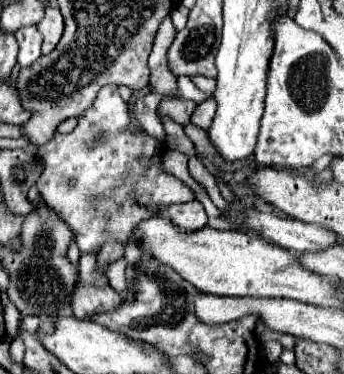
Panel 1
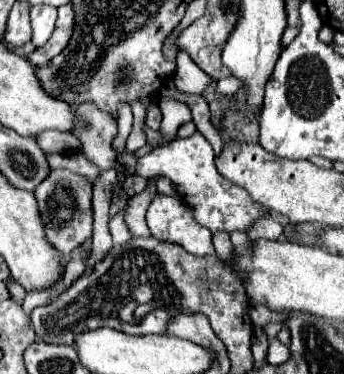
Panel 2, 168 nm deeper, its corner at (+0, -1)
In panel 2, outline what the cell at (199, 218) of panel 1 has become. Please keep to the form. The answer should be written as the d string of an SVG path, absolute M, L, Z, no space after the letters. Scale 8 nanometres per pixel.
M157 193L147 210L147 224L155 238L179 244L193 256L209 256L215 252L211 242L213 234L193 222L189 206L178 196L165 198Z

